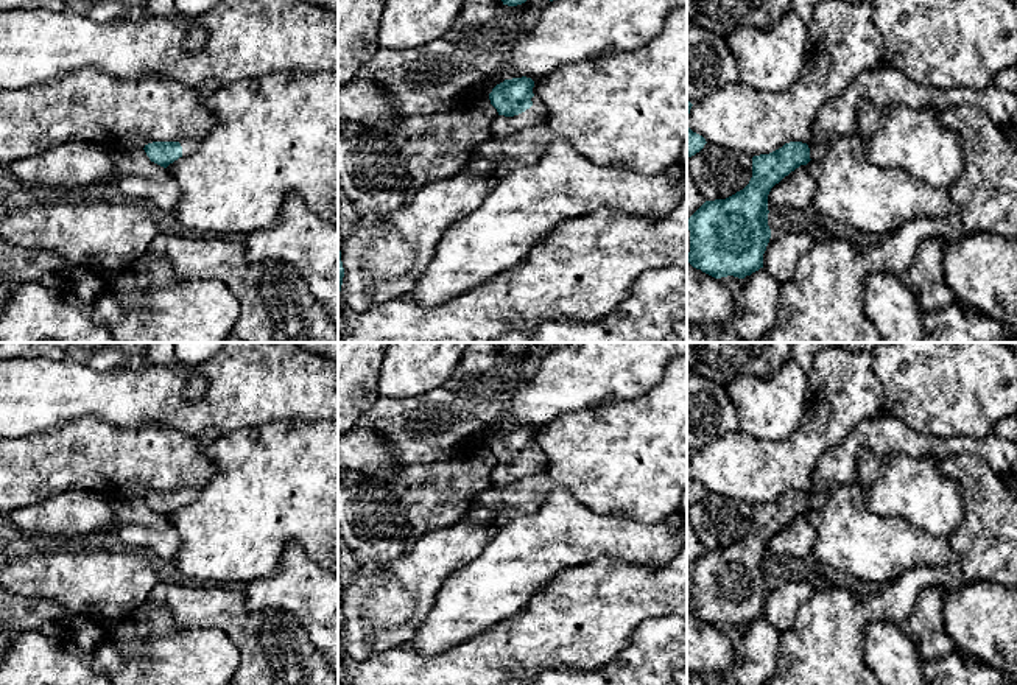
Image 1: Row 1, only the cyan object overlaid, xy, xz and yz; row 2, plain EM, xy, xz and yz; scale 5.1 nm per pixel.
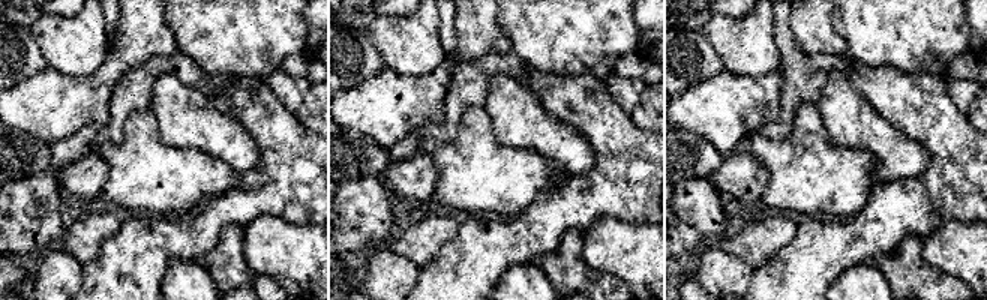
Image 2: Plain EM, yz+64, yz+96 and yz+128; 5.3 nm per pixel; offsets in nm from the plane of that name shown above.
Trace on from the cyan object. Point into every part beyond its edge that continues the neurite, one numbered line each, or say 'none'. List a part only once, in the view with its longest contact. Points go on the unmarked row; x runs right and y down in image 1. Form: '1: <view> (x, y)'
1: xz (502, 474)

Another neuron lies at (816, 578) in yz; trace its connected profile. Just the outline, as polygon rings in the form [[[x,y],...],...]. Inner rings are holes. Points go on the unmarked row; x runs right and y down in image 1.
[[[821,571],[810,573],[804,581],[810,582],[816,588],[816,592],[827,592],[832,588],[846,588],[846,590],[855,590],[858,593],[863,593],[861,588],[852,588],[850,585],[838,585],[832,579],[825,578]]]

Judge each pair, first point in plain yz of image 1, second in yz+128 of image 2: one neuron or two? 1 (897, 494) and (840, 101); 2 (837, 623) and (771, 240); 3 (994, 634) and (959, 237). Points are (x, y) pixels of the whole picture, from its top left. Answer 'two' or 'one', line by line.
1: one
2: two
3: one

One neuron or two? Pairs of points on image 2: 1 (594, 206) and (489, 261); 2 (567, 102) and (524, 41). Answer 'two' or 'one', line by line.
1: one
2: two

